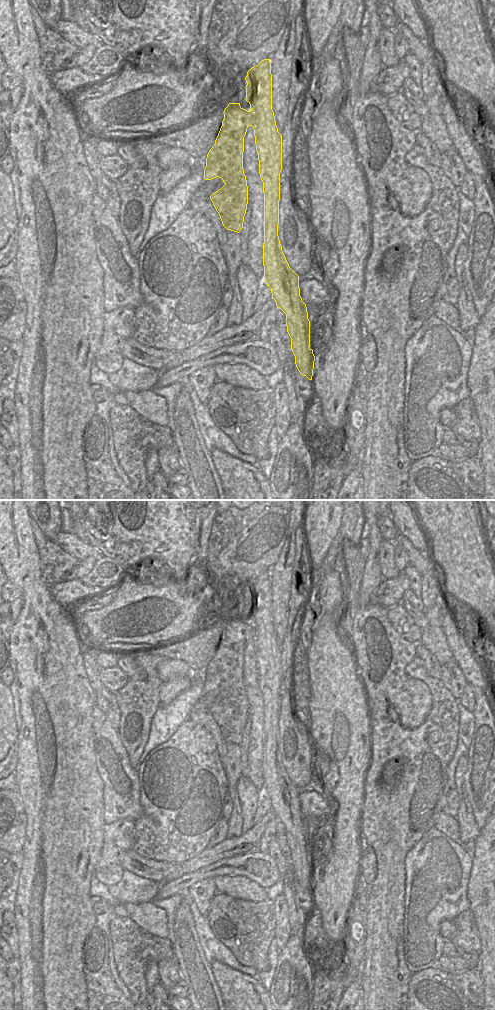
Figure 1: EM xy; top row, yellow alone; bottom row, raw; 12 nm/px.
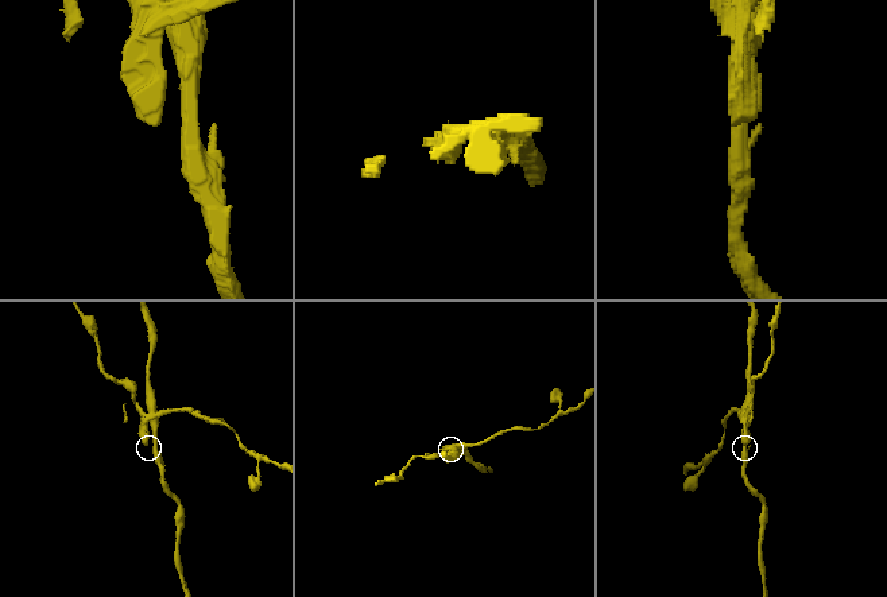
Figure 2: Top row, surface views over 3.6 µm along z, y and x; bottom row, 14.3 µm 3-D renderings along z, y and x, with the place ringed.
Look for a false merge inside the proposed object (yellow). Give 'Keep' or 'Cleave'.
Cleave.

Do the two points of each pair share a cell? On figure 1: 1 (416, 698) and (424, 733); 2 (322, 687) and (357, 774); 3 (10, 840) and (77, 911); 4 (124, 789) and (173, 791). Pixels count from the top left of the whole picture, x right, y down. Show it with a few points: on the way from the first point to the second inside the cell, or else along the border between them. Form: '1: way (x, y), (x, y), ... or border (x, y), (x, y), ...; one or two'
1: border (431, 701), (431, 709), (419, 725), (400, 725); two
2: way (339, 709), (340, 730), (344, 746), (348, 752); one
3: border (26, 828), (23, 848), (20, 851); two
4: border (138, 773), (139, 803), (143, 813); two

